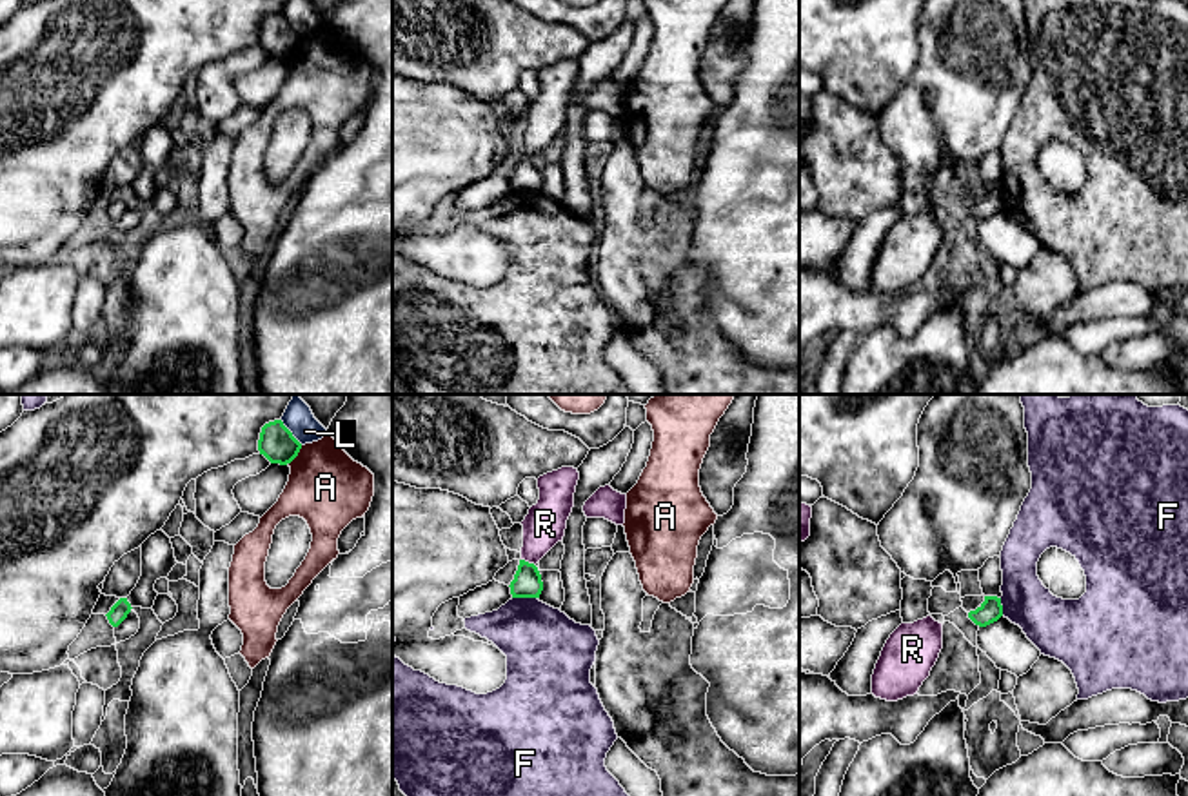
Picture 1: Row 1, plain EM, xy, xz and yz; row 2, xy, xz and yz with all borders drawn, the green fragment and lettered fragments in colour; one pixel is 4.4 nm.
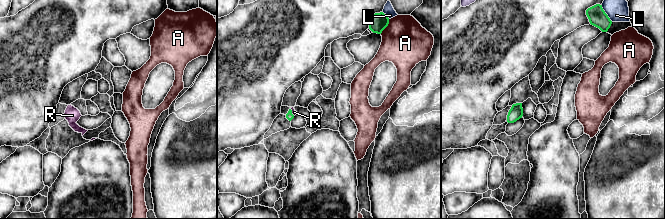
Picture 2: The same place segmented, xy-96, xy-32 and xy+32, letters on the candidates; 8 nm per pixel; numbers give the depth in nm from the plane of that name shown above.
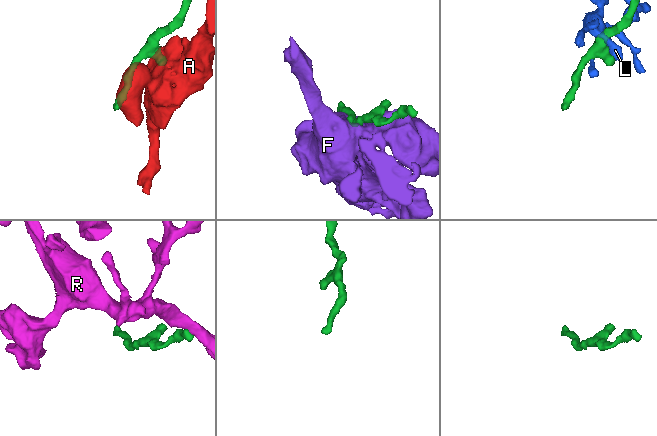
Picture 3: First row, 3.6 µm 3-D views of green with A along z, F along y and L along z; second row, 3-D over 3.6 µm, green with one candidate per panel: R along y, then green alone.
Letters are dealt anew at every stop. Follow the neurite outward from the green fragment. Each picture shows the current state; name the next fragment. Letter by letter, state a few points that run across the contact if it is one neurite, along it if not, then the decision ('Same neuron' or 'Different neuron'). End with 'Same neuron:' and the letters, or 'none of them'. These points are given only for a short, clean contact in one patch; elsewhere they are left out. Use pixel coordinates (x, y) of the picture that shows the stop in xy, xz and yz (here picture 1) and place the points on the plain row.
A: Line: xy (302, 39), (289, 57). Different neuron
F: Different neuron
L: Different neuron
R: Line: xz (527, 175), (527, 155), (545, 117). Same neuron
Same neuron: R

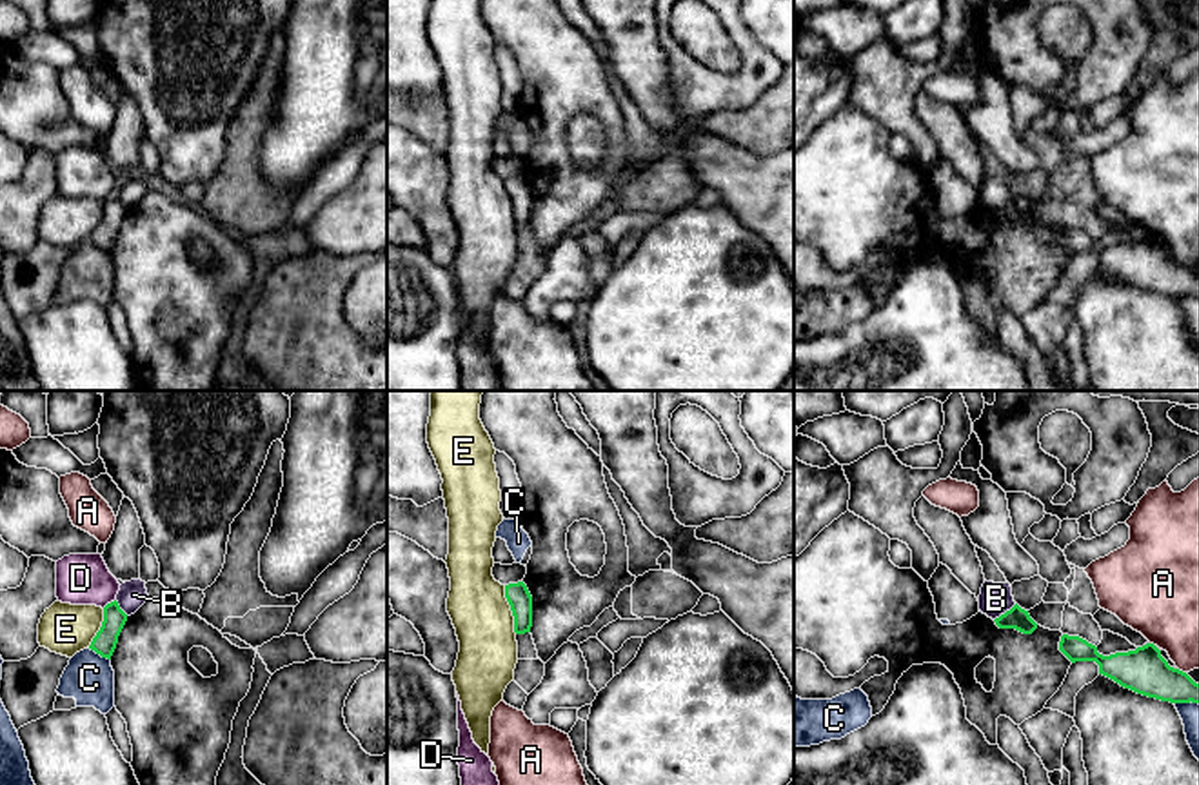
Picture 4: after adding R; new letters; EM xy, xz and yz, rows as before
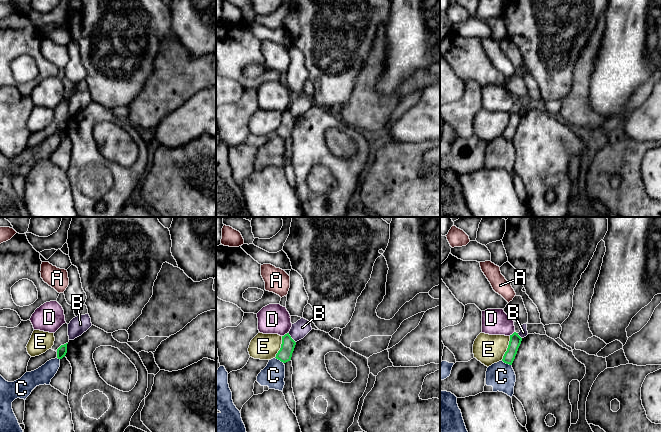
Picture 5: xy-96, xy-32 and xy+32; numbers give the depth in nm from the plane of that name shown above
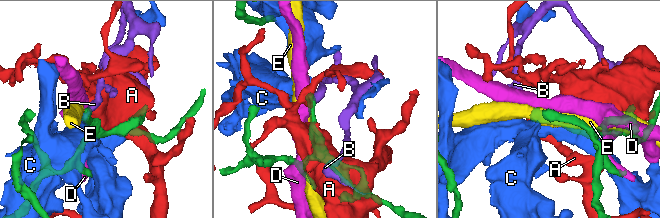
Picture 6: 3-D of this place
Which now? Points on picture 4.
A: Different neuron
B: Line: yz (1016, 197), (994, 213). Different neuron
C: Different neuron
D: Different neuron
E: Different neuron
Same neuron: none of them

